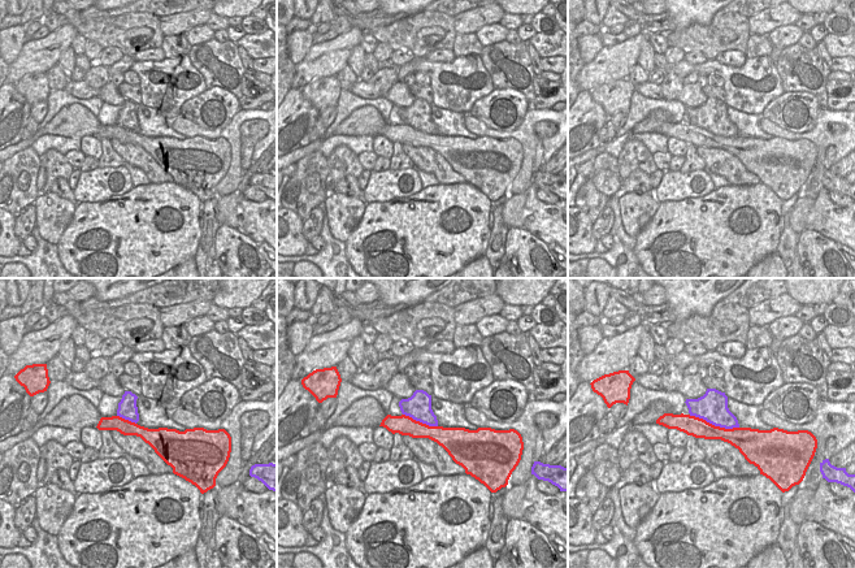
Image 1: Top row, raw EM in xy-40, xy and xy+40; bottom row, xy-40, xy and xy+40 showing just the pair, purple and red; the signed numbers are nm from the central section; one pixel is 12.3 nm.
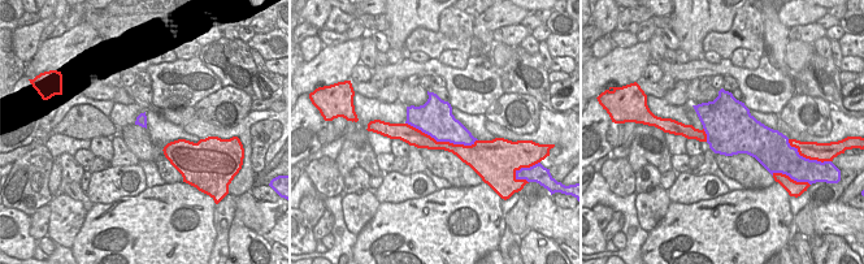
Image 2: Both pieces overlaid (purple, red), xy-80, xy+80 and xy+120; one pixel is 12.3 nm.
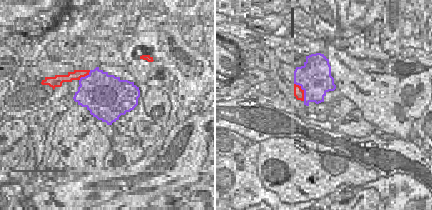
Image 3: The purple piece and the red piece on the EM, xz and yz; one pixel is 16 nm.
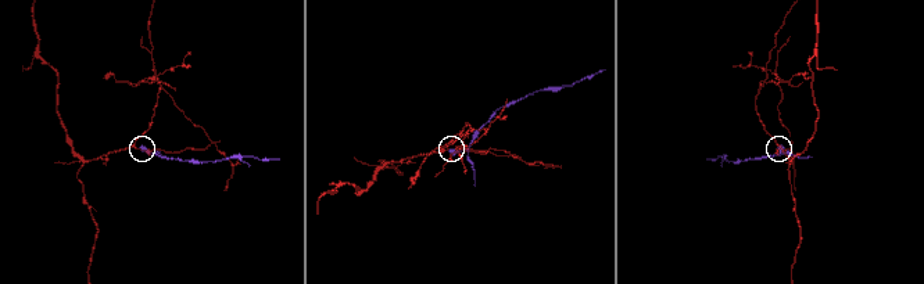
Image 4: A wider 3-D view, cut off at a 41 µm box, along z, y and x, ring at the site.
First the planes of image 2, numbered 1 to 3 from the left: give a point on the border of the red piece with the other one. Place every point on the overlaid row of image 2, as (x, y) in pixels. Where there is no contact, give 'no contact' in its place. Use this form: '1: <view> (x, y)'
1: no contact
2: xy+80 (442, 141)
3: xy+120 (807, 159)

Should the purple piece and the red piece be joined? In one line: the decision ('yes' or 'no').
no

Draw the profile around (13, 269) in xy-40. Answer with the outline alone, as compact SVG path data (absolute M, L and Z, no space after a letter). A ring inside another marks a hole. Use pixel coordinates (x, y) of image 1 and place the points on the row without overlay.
M9 263L3 266L0 278L31 278L31 273L21 263Z

